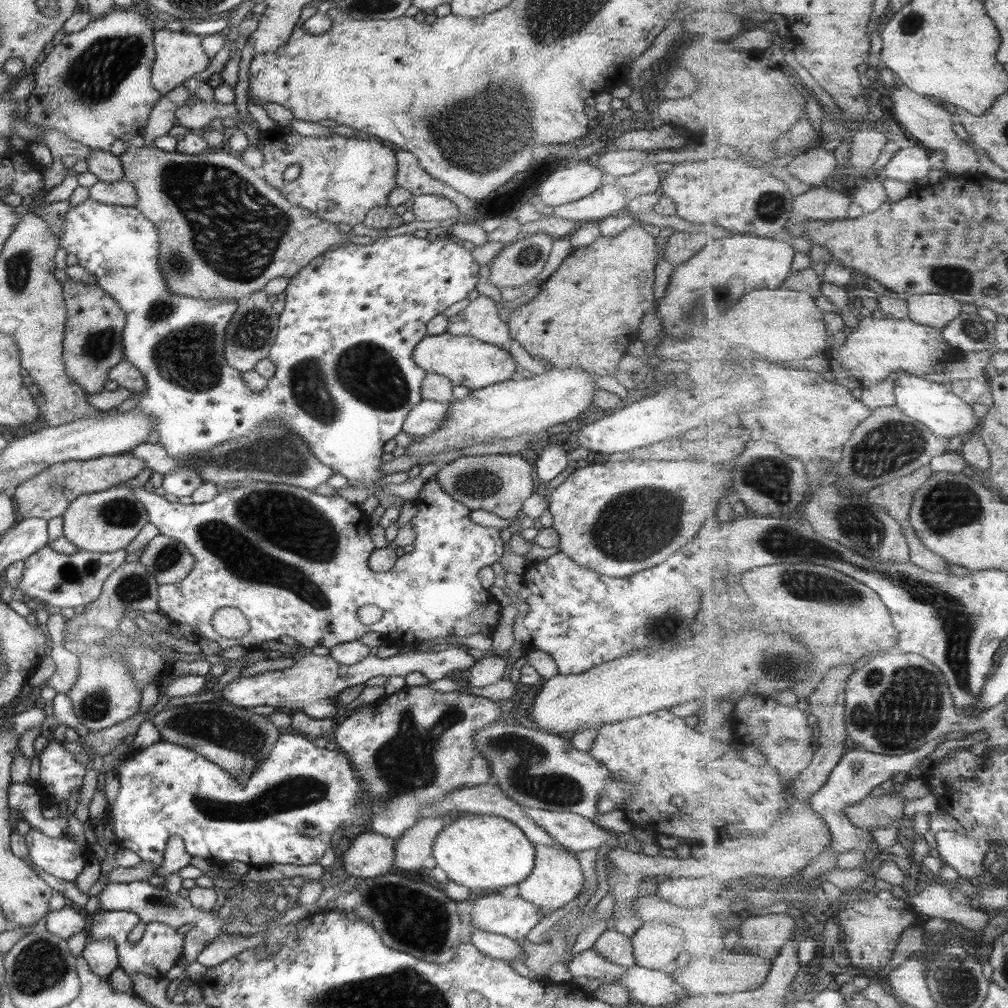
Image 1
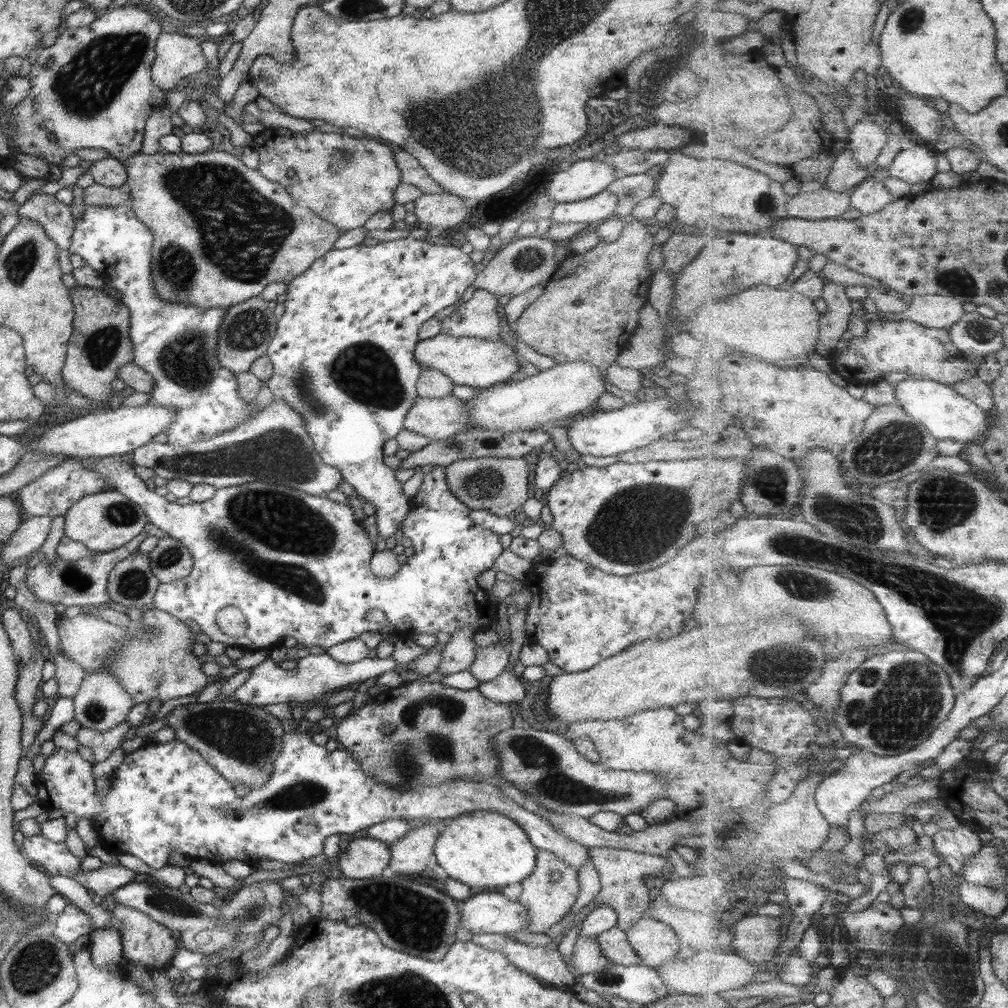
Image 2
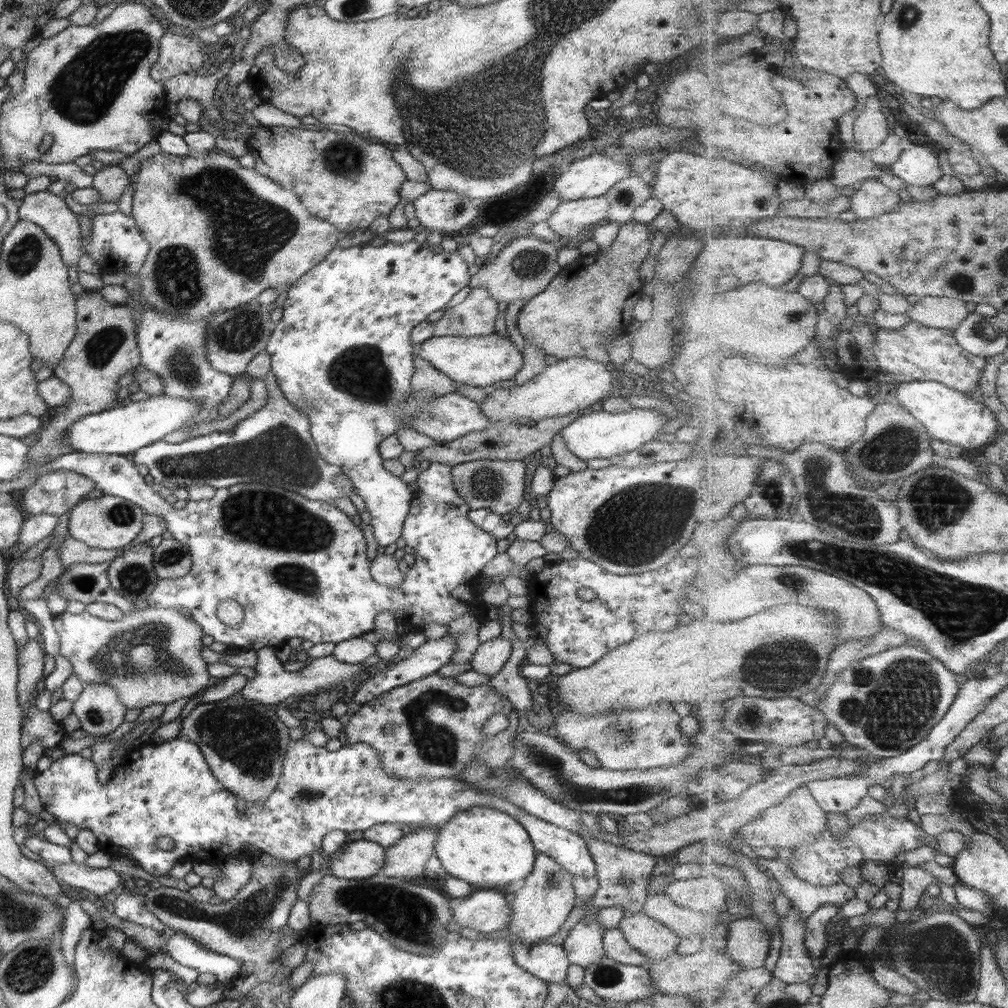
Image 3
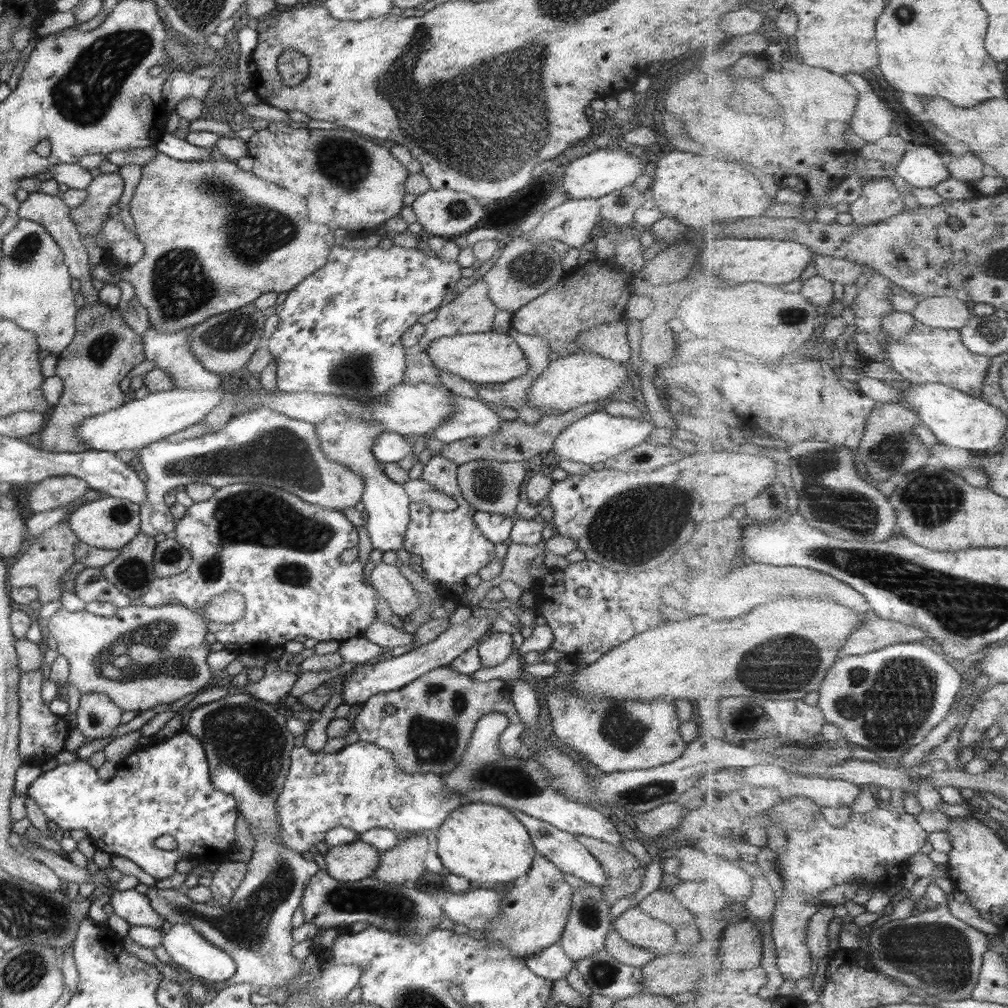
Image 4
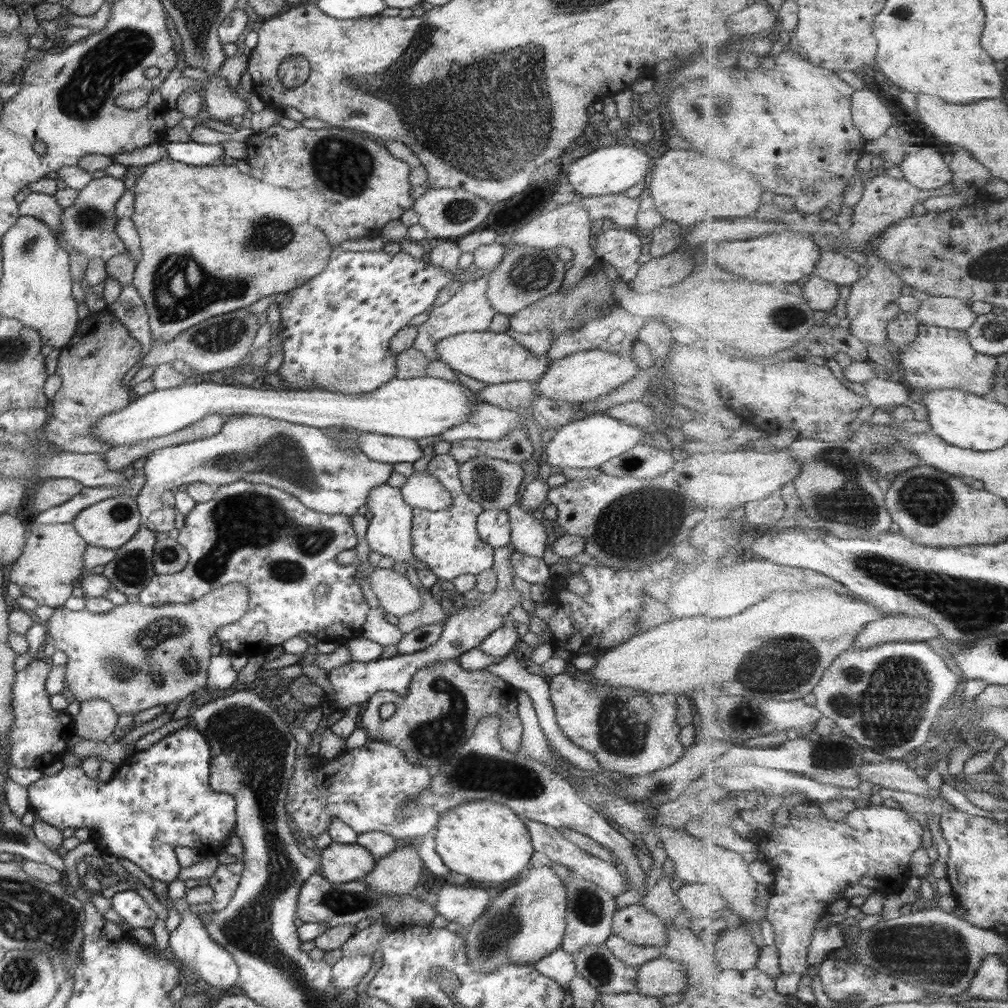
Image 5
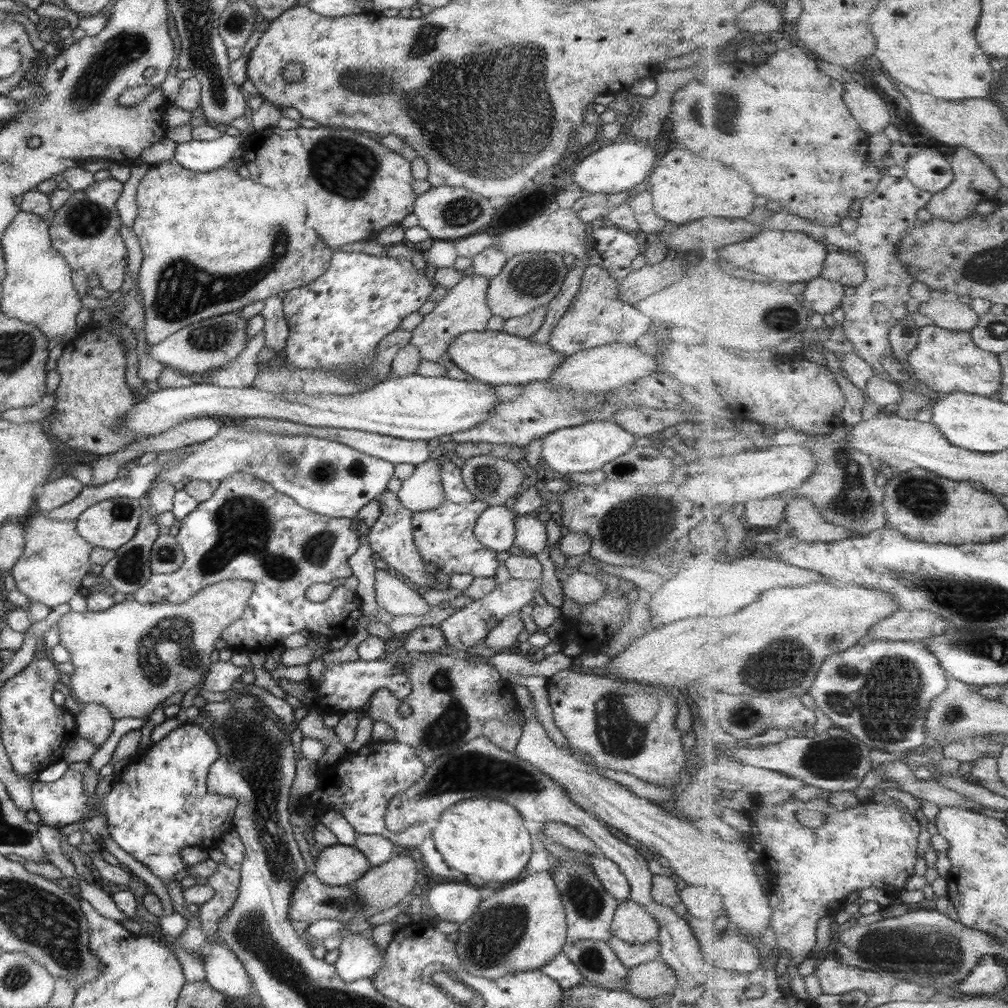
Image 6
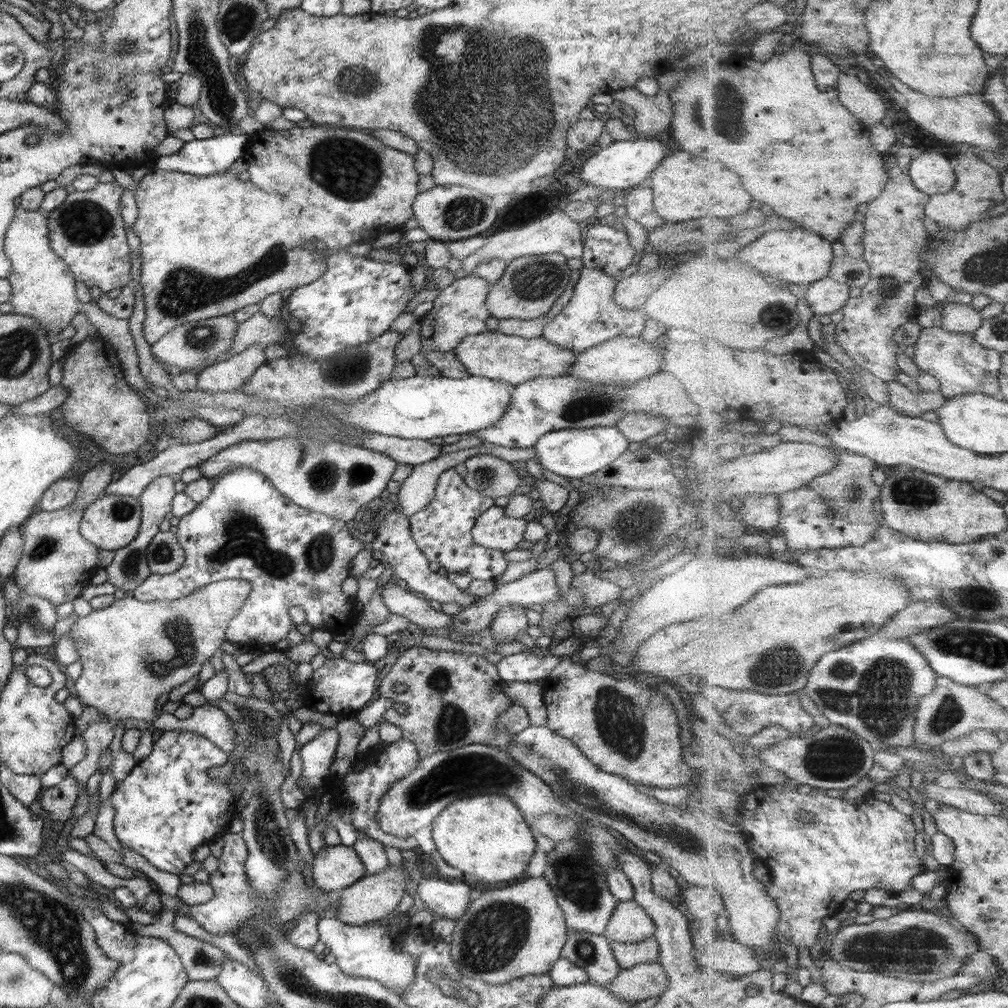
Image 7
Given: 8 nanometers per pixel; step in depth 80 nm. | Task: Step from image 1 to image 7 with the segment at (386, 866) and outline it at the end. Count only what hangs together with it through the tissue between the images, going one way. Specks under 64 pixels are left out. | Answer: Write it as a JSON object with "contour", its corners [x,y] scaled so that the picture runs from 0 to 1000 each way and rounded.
{"contour":[[[345,839],[320,841],[309,853],[310,872],[320,884],[335,885],[360,870],[361,857]]]}

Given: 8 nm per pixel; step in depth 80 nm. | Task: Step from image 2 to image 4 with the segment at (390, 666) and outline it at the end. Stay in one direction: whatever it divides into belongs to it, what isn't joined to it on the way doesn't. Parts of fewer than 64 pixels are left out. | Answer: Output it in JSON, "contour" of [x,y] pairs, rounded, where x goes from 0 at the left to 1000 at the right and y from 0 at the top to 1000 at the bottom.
{"contour":[[[266,645],[258,650],[264,656],[260,662],[261,673],[251,679],[245,678],[240,687],[263,698],[271,699],[287,688],[296,672],[287,667],[279,667],[275,655],[265,650]]]}

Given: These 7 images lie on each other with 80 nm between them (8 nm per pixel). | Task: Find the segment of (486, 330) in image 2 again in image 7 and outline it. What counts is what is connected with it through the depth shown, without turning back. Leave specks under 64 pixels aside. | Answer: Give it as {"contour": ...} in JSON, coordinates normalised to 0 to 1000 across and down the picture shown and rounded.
{"contour":[[[467,272],[451,277],[443,286],[437,288],[435,295],[429,298],[429,306],[416,316],[417,350],[421,352],[424,347],[445,349],[460,333],[472,332],[483,327],[481,317],[486,312],[480,298],[483,296],[486,283],[482,278]]]}

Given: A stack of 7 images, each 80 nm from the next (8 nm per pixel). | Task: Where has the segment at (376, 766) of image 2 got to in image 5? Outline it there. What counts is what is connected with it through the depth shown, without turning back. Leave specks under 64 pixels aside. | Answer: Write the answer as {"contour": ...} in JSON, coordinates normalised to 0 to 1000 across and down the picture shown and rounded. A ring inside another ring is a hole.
{"contour":[[[450,655],[432,658],[428,662],[414,666],[401,689],[393,689],[390,687],[377,686],[370,688],[357,702],[357,708],[354,712],[355,722],[359,722],[366,735],[379,736],[386,740],[395,742],[406,758],[416,758],[426,765],[436,762],[442,753],[448,750],[448,747],[457,741],[469,726],[470,720],[476,712],[487,709],[496,712],[496,721],[494,724],[494,733],[496,739],[506,747],[512,747],[516,742],[516,732],[518,729],[518,718],[516,717],[512,705],[513,685],[505,682],[505,679],[499,677],[497,673],[481,668],[478,665],[469,665],[463,667],[459,665]],[[388,696],[392,699],[391,707],[384,713],[379,714],[375,709],[376,700]]]}

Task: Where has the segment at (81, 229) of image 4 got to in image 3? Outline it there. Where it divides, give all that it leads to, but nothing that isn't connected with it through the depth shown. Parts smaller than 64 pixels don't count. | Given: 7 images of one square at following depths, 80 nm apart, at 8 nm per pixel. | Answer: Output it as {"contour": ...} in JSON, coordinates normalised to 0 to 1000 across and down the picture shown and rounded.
{"contour":[[[116,162],[105,163],[92,173],[90,187],[98,192],[98,201],[116,201],[128,181],[126,172]]]}

